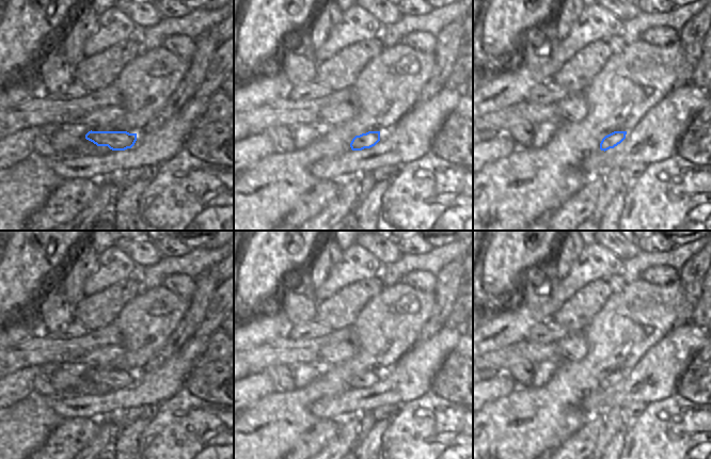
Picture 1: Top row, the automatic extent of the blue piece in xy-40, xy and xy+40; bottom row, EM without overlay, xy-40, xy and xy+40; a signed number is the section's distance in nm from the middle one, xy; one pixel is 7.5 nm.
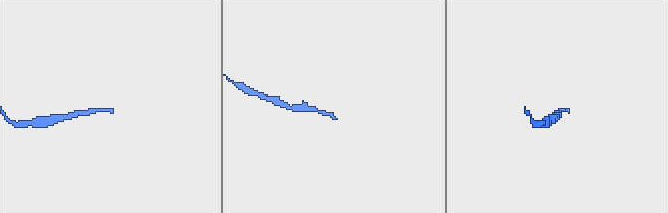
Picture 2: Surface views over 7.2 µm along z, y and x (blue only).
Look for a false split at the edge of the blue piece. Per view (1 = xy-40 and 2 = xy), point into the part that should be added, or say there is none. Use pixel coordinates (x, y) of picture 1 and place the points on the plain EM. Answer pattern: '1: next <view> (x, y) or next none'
1: next none
2: next none

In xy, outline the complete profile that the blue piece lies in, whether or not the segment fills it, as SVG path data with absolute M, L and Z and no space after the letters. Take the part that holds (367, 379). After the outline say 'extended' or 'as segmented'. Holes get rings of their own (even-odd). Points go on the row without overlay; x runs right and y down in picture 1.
M368 370L360 375L356 375L350 386L352 390L362 390L364 387L370 387L380 380L380 370Z | as segmented

